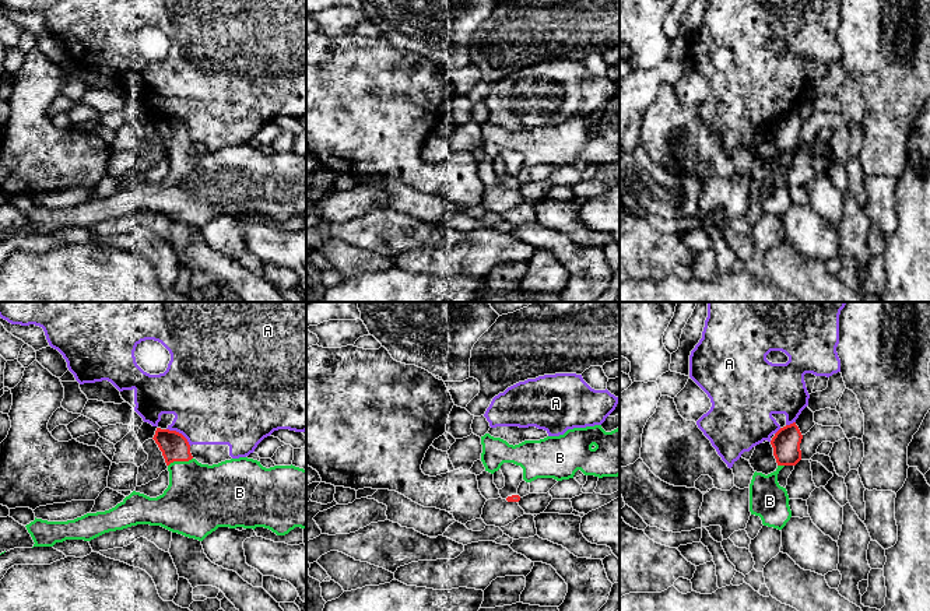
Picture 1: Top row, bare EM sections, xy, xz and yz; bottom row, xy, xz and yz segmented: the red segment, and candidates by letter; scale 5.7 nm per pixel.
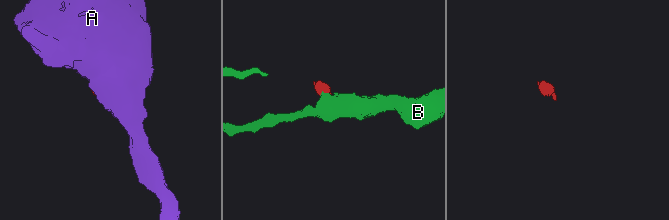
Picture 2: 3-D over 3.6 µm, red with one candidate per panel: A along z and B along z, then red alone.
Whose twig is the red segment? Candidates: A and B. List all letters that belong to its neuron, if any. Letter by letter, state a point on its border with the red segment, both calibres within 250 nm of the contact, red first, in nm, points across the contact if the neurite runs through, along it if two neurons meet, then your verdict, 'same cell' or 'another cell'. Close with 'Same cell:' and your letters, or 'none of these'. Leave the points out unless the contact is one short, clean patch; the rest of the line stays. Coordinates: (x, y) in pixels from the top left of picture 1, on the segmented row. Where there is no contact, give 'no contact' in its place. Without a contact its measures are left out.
A: contact xy (178, 432); calibres 160 and 460 nm; border xy (167, 428), (178, 431), (190, 445); another cell
B: contact xy (179, 460); calibres 160 and 400 nm; way xy (175, 448), (179, 460), (193, 491), (200, 498); same cell
Same cell: B

